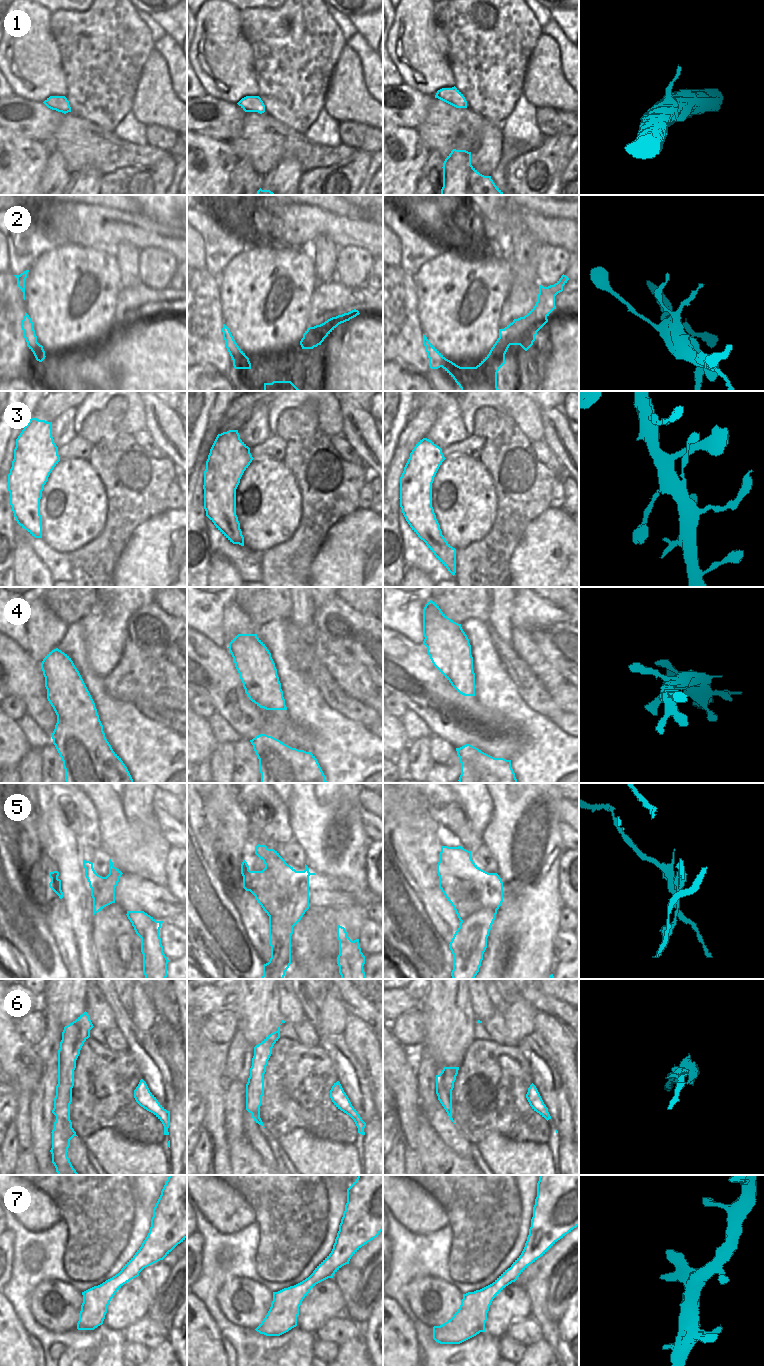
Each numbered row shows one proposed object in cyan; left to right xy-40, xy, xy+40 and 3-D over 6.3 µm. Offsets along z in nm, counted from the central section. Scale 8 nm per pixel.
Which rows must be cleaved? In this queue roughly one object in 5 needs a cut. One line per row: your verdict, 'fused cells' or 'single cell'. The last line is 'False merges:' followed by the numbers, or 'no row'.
1: single cell
2: single cell
3: single cell
4: single cell
5: fused cells
6: single cell
7: single cell
False merges: 5

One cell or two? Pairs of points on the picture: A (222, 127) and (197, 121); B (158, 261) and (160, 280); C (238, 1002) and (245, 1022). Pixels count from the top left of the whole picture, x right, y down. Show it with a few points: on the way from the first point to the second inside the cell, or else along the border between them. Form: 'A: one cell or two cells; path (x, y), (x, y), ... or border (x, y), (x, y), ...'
A: one cell; path (216, 122), (203, 122)
B: one cell; path (158, 266), (158, 275)
C: one cell; path (243, 1007), (245, 1009), (245, 1017)

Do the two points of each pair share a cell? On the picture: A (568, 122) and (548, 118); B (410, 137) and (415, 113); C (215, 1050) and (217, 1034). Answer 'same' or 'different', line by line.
A: same
B: different
C: different

